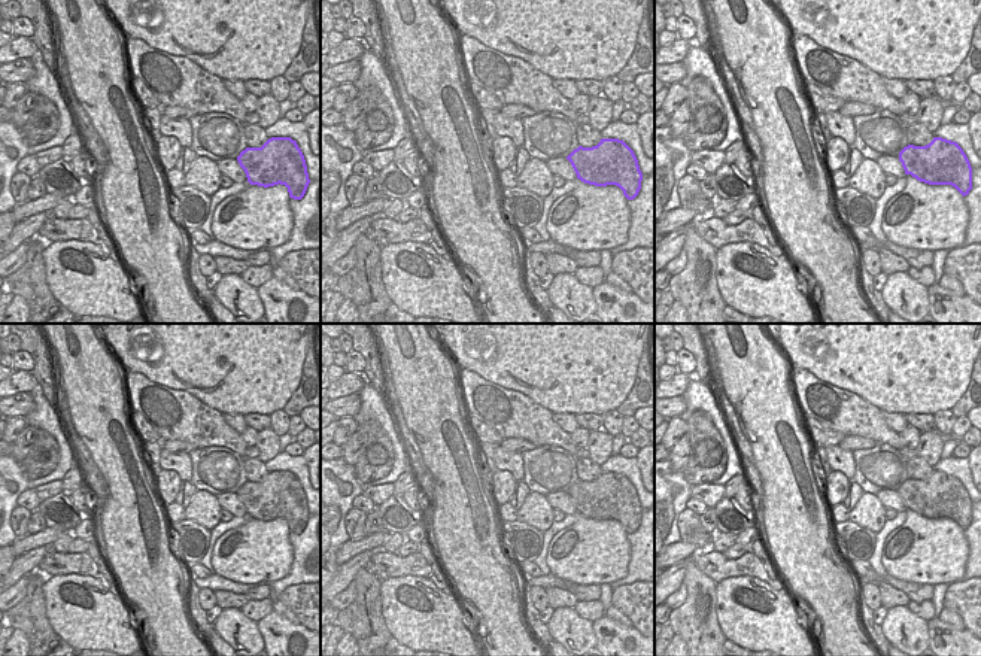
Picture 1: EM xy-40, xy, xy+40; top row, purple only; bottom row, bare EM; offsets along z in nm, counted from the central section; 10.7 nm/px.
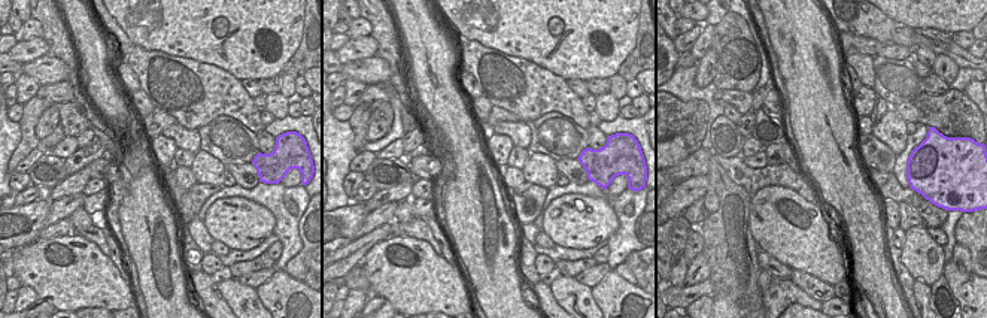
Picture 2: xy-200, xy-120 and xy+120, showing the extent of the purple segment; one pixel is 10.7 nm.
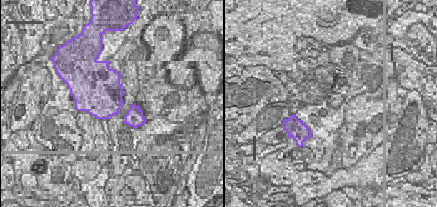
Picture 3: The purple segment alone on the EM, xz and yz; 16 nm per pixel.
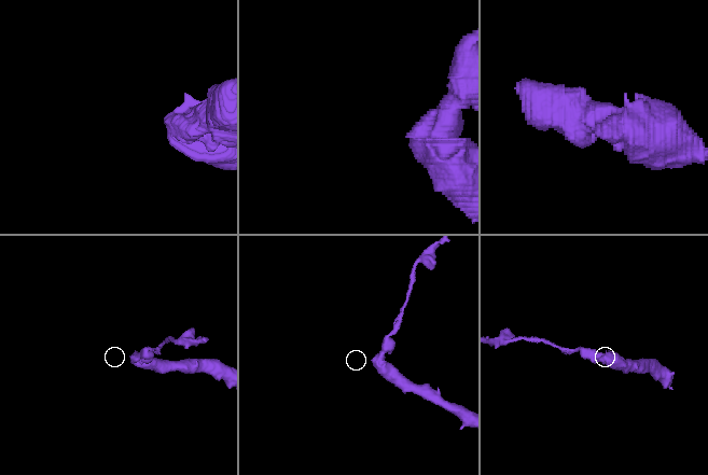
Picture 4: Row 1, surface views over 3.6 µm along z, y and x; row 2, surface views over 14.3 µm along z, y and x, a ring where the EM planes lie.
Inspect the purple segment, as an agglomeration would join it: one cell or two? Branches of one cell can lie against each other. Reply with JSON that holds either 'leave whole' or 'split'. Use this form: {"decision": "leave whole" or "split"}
{"decision": "split"}

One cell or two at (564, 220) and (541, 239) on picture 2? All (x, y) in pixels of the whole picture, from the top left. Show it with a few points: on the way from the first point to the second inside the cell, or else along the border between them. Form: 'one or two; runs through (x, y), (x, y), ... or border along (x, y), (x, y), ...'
two; border along (543, 230), (555, 244)

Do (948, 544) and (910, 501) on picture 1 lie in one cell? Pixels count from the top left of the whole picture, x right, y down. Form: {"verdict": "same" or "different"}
{"verdict": "same"}

